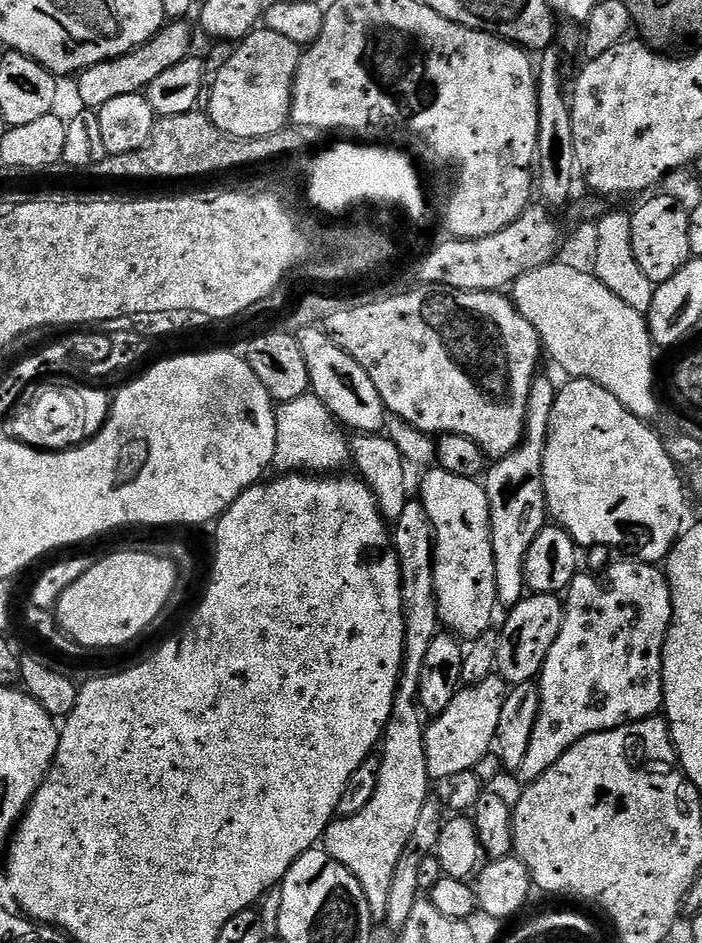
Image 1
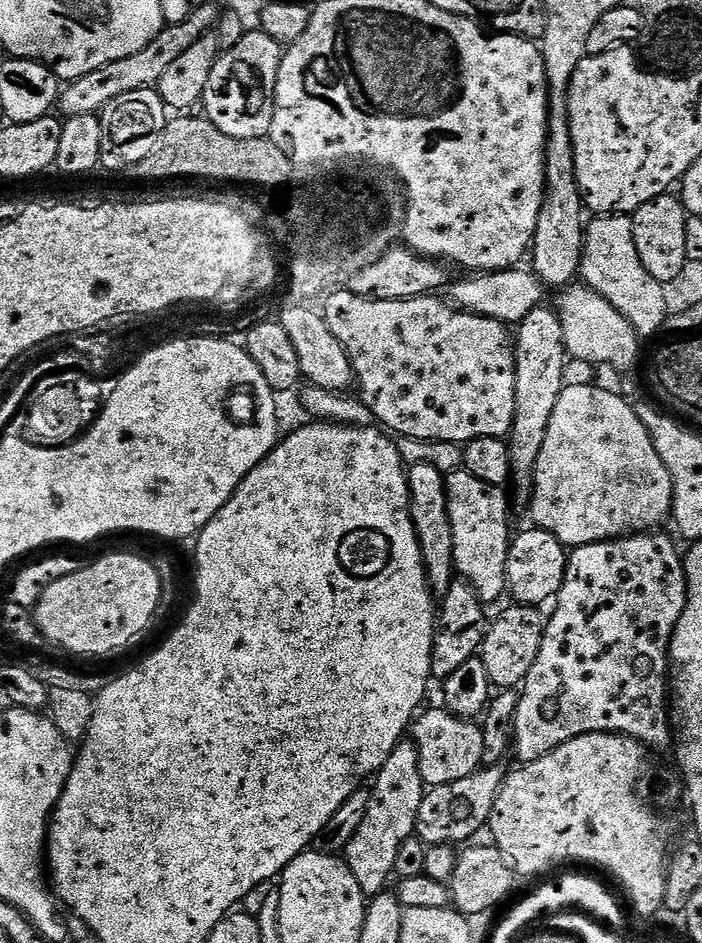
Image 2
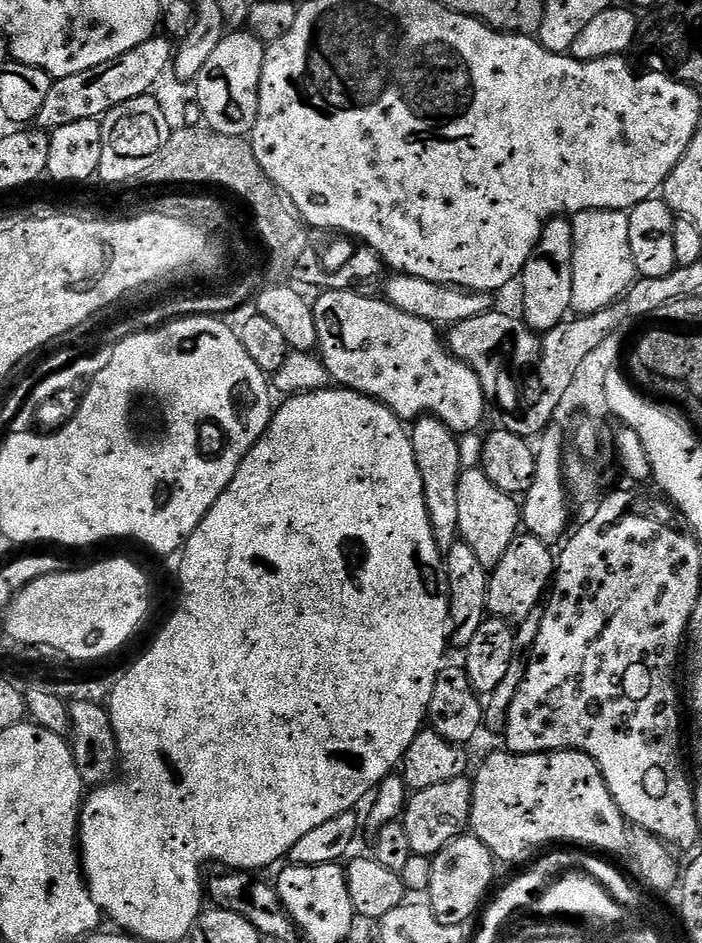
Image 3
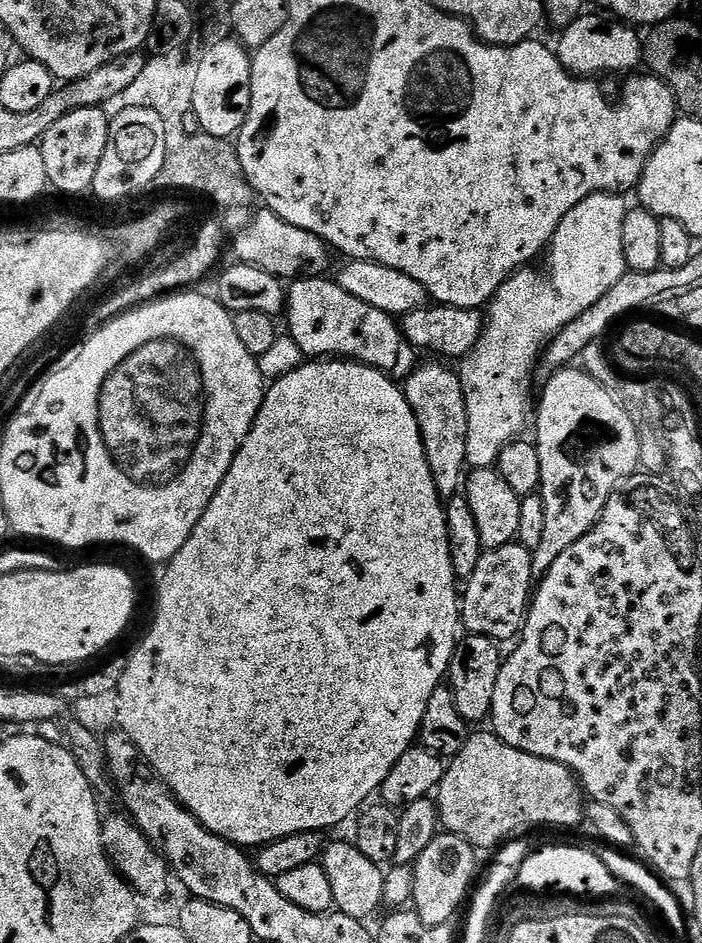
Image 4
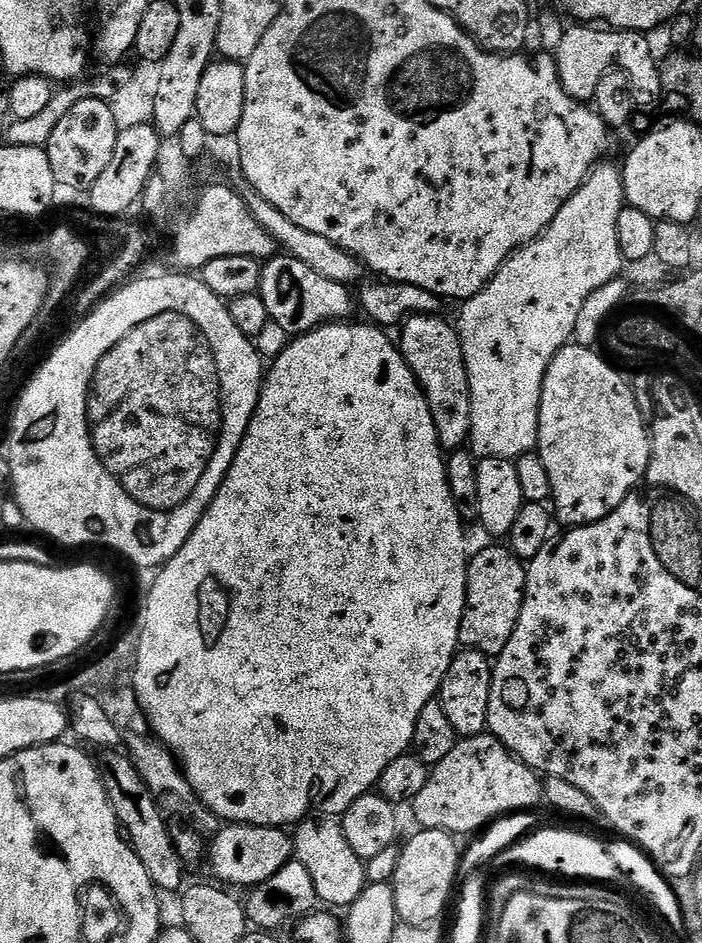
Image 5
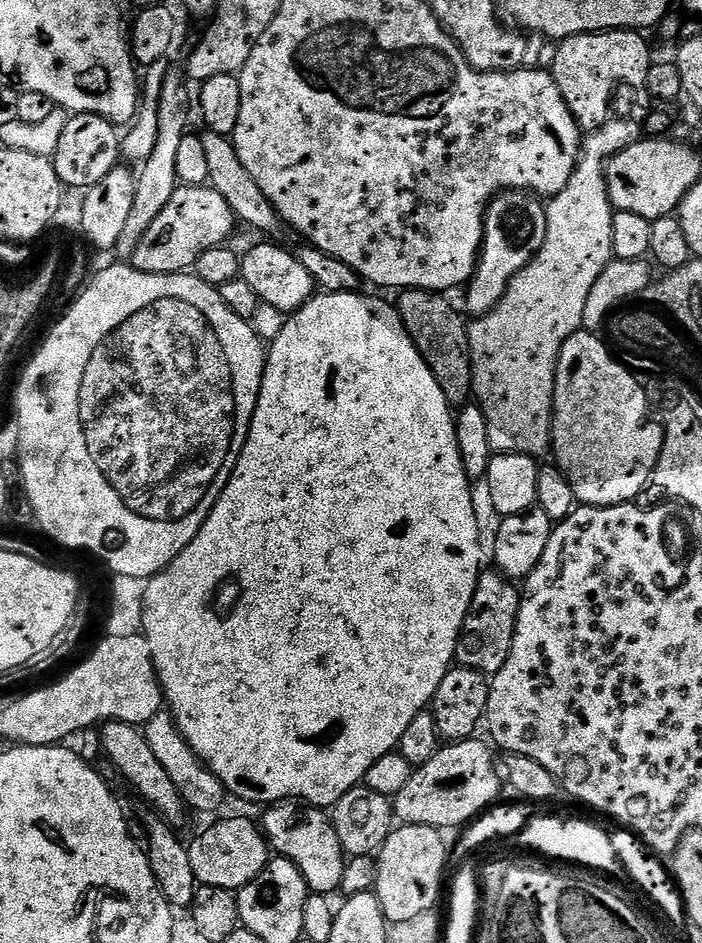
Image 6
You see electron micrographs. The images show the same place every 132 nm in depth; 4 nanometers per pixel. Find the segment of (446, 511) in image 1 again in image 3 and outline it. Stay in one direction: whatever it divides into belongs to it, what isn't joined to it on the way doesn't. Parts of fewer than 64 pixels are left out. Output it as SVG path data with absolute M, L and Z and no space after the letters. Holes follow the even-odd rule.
M465 468L458 478L458 526L459 539L474 550L478 562L489 570L502 562L502 554L514 542L514 538L522 528L522 508L513 497L507 496L479 468Z

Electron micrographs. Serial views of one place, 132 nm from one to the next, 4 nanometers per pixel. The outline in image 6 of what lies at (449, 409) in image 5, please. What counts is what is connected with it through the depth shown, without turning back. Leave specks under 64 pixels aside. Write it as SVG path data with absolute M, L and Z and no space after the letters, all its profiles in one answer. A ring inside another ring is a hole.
M410 288L399 293L398 311L414 346L422 354L426 366L438 378L442 394L446 394L449 404L463 406L469 403L472 390L472 355L468 345L466 320L456 313L447 295L438 292L424 292L420 288Z

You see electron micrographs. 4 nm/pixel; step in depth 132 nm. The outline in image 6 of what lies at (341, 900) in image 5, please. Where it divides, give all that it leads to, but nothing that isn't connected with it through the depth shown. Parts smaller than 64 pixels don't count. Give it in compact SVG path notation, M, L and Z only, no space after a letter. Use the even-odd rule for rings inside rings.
M292 798L281 799L281 804L268 808L262 819L262 831L277 857L287 858L298 866L302 878L313 893L331 894L336 892L342 882L342 870L346 863L346 853L338 842L327 811L319 812L319 807L297 802Z

